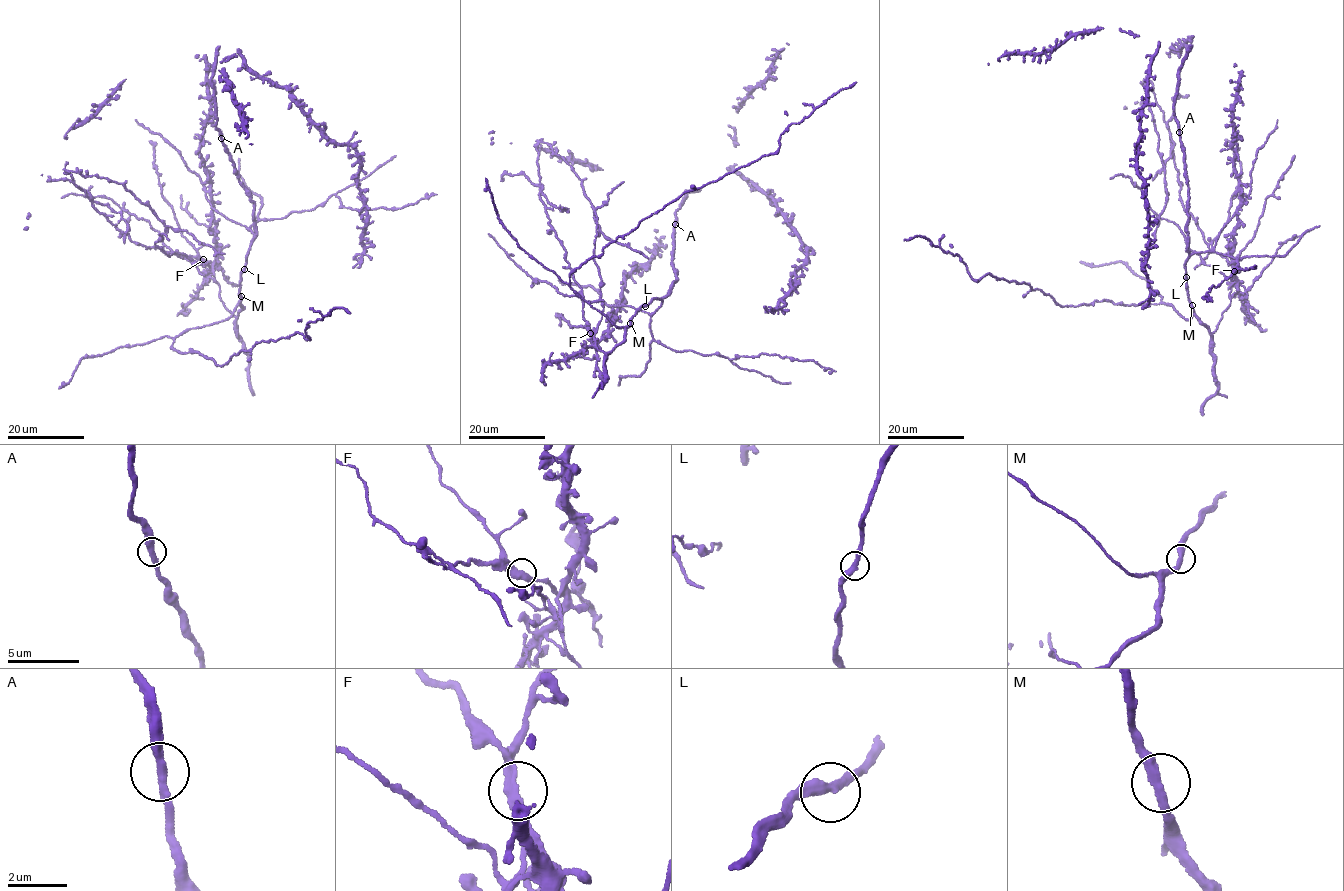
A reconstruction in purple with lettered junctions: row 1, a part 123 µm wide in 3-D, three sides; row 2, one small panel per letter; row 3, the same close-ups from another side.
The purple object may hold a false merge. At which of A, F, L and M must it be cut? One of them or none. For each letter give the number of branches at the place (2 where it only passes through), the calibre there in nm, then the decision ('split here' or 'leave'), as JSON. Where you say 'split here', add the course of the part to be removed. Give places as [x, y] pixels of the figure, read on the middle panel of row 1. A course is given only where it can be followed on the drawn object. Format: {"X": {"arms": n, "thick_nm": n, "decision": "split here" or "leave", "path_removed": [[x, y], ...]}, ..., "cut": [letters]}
{"A": {"arms": 2, "thick_nm": 340, "decision": "leave"}, "F": {"arms": 2, "thick_nm": 360, "decision": "split here", "path_removed": [[590, 332], [582, 291], [539, 196], [539, 142], [550, 144], [580, 179], [605, 237], [648, 258]]}, "L": {"arms": 2, "thick_nm": 360, "decision": "leave"}, "M": {"arms": 2, "thick_nm": 360, "decision": "leave"}, "cut": ["F"]}

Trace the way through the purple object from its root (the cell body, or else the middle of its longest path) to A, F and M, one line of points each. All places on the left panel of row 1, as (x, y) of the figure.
A: (246, 260), (256, 235), (253, 201), (250, 193), (238, 179), (221, 138)
F: (246, 260), (239, 288), (239, 305), (243, 308), (237, 316), (221, 301), (219, 284), (203, 259)
M: (246, 260), (246, 268), (241, 274), (241, 296)

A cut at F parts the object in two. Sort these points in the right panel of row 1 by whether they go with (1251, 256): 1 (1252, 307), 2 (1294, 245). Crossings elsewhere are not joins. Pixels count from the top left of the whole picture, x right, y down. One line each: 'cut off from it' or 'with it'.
1: cut off from it
2: with it

